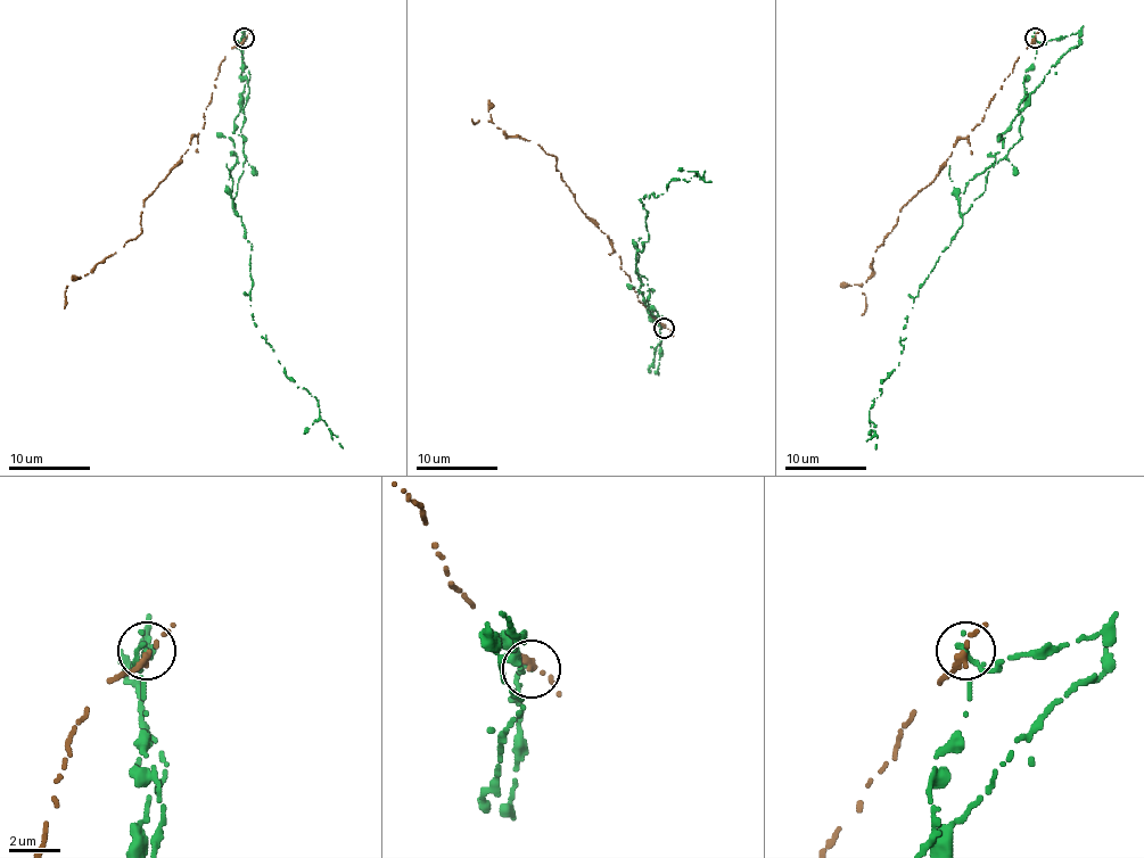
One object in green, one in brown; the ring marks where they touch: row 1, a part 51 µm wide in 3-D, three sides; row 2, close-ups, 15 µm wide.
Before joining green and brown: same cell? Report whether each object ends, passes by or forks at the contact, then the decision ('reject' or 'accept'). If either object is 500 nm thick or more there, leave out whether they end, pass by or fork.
green ends there; brown passes by; reject

